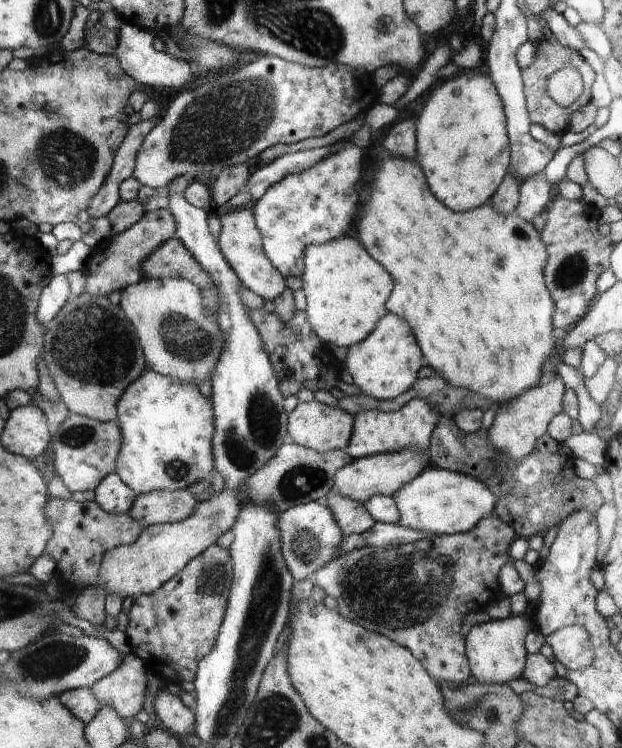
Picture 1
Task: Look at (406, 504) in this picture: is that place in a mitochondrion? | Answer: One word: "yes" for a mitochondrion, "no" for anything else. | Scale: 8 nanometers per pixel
no

